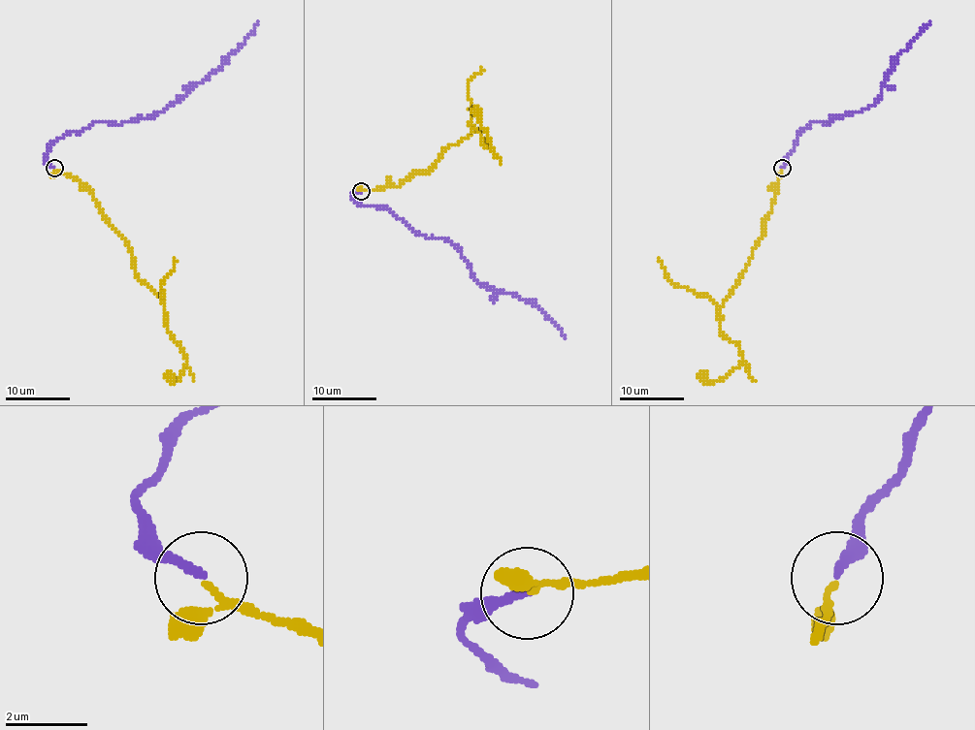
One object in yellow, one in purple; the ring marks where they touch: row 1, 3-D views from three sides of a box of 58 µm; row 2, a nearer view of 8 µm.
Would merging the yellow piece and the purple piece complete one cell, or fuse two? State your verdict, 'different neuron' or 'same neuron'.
same neuron

